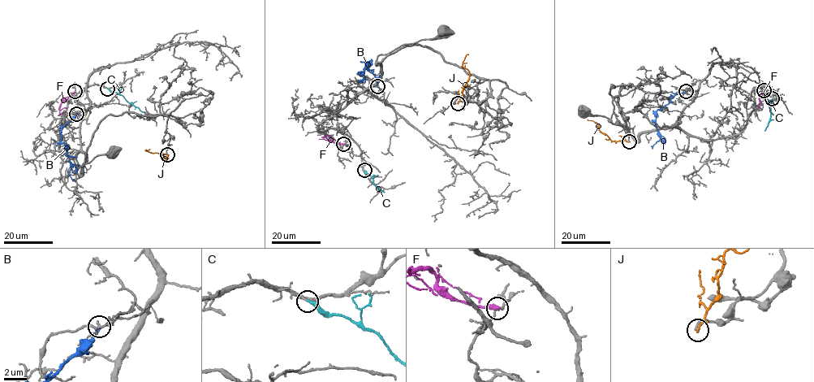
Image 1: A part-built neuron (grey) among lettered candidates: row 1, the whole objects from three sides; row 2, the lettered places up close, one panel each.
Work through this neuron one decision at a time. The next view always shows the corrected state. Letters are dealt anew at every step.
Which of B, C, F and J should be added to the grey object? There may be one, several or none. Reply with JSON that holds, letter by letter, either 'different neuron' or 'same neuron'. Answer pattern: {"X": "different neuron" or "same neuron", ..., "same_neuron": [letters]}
{"B": "different neuron", "C": "same neuron", "F": "different neuron", "J": "different neuron", "same_neuron": ["C"]}

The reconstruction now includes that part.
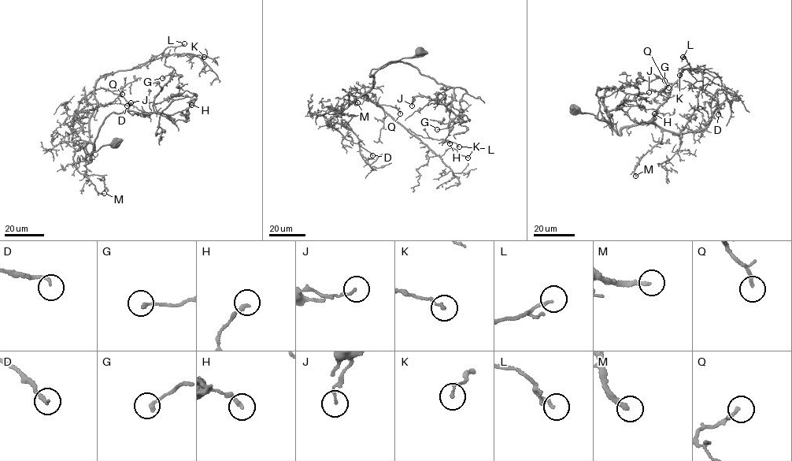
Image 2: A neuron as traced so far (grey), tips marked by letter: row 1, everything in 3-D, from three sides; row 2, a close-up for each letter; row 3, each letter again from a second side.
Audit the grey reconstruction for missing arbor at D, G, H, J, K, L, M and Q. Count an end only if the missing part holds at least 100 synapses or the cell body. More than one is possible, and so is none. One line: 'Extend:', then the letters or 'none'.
Extend: M

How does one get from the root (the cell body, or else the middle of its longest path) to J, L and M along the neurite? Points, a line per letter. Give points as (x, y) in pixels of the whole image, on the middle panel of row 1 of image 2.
J: (420, 51), (380, 68), (408, 63), (451, 87), (454, 97), (442, 104), (416, 95), (412, 105)
L: (420, 51), (379, 68), (370, 76), (373, 85), (365, 94), (416, 135), (448, 140), (459, 146)
M: (420, 51), (379, 68), (370, 76), (373, 83), (368, 91), (350, 104), (348, 94), (354, 96), (357, 102)

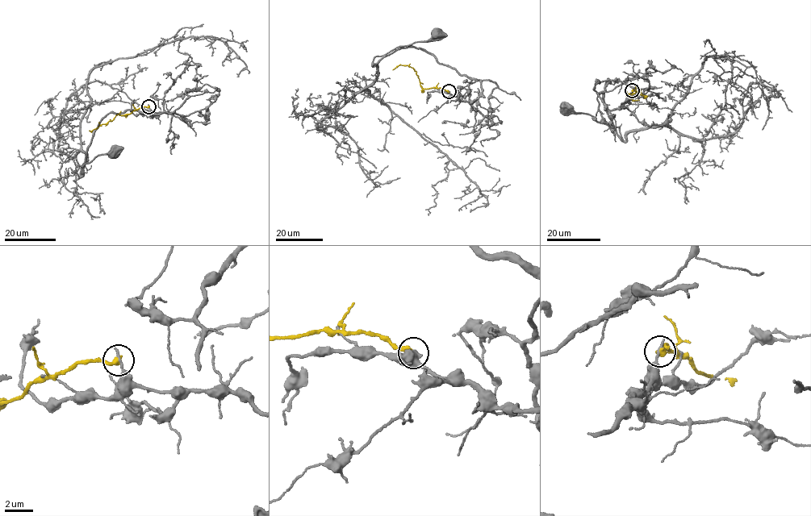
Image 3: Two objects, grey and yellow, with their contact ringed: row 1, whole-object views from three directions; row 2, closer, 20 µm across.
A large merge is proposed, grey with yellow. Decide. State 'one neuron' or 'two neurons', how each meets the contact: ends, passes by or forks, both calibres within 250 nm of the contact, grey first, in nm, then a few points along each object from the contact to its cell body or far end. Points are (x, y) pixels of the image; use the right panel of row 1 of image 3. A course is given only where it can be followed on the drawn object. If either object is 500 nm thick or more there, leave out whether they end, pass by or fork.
two neurons; grey ends; yellow ends; calibres 240 and 440 nm; course grey (632, 90), (623, 106), (610, 110), (598, 93), (605, 90), (608, 79), (604, 97), (612, 127), (566, 108); course yellow (633, 90), (642, 95), (640, 92), (628, 94), (633, 100), (639, 100)

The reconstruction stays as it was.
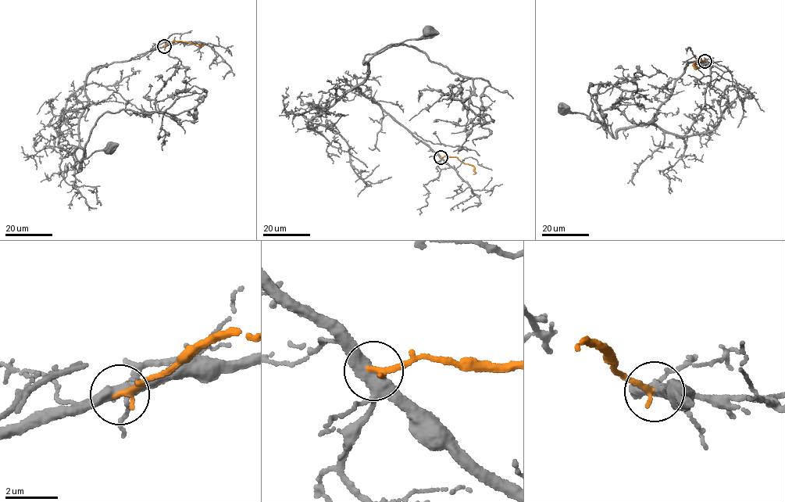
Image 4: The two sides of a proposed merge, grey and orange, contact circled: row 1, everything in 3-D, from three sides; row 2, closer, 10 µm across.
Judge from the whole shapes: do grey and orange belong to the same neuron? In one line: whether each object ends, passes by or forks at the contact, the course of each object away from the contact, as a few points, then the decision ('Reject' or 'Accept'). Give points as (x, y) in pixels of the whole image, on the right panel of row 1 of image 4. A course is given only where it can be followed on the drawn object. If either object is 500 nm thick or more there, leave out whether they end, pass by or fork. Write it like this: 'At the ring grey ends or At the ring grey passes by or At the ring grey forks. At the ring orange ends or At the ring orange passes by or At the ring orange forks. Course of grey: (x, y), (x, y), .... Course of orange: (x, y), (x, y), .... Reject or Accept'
At the ring grey forks. At the ring orange ends. Course of grey: (704, 62), (689, 62), (655, 116), (647, 123), (622, 127), (615, 138), (599, 123), (562, 108). Course of orange: (704, 62), (697, 57), (693, 65), (696, 69), (699, 66). Reject

